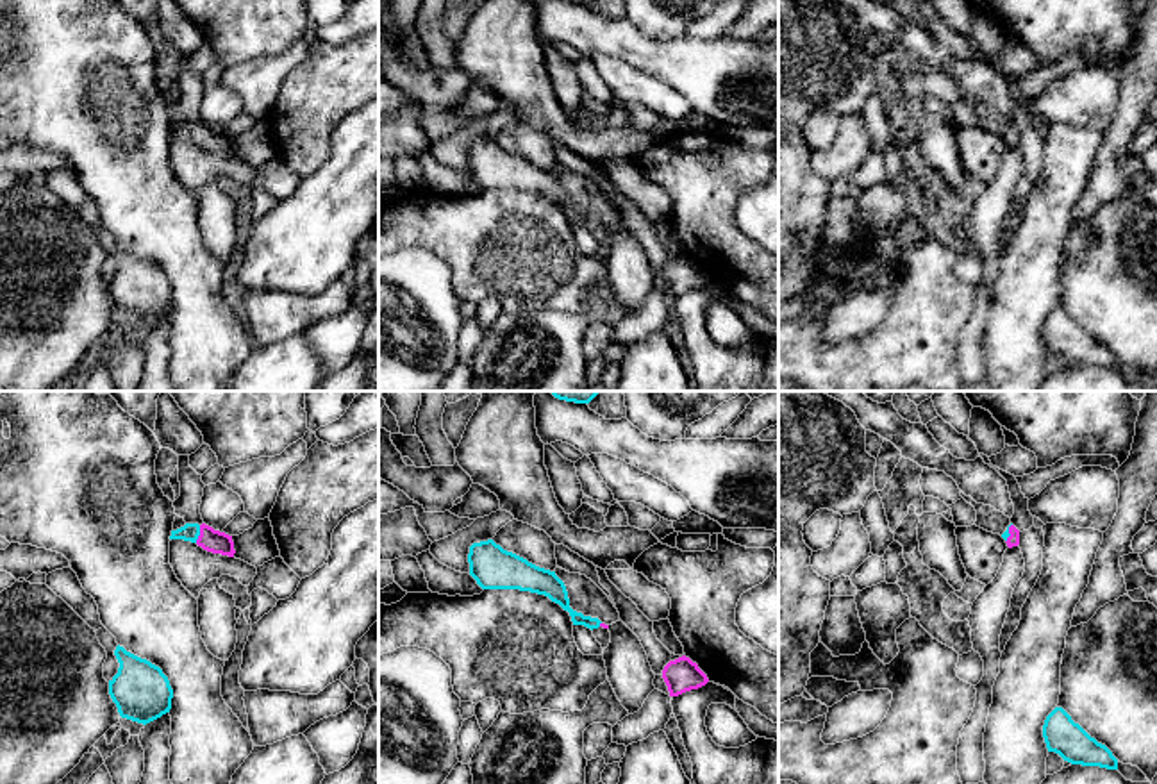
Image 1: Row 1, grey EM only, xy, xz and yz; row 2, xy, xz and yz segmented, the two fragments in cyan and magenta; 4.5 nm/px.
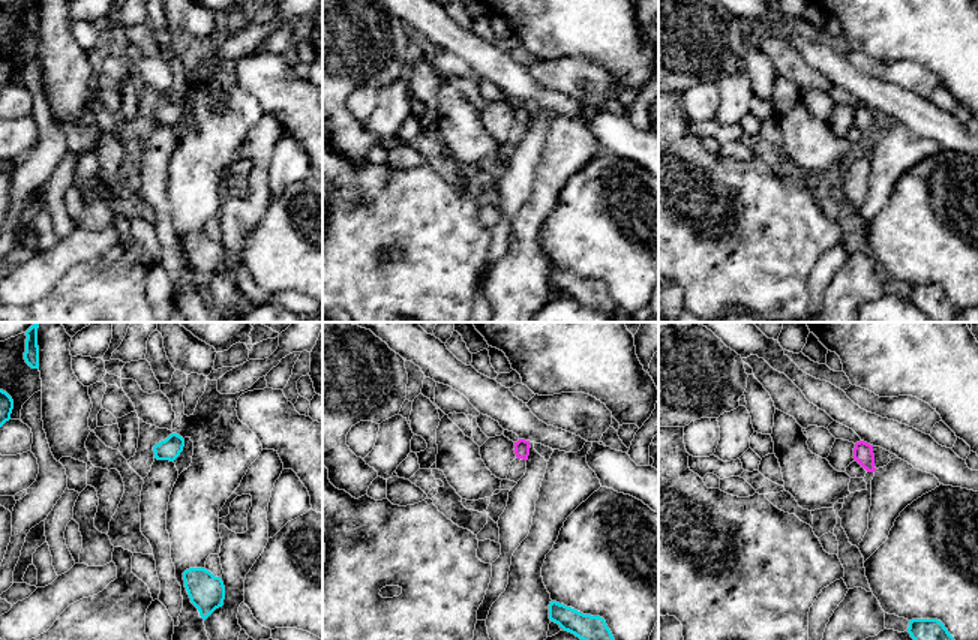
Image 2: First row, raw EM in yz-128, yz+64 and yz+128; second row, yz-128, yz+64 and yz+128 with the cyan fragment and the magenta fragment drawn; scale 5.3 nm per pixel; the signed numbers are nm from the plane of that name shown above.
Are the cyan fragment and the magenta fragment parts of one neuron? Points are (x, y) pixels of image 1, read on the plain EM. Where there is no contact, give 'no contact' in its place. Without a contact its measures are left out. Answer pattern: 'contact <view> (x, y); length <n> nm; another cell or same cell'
contact xy (199, 134); length 80 nm; same cell

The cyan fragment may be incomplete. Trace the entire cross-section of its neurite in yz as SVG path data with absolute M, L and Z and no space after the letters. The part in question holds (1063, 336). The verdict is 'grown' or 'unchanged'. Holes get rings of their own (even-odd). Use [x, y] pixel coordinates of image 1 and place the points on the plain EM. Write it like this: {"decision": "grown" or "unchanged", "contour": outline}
{"decision": "unchanged", "contour": "M1055 307L1046 316L1043 338L1048 352L1059 354L1071 364L1118 370L1118 359L1112 352L1075 323L1062 307Z"}

